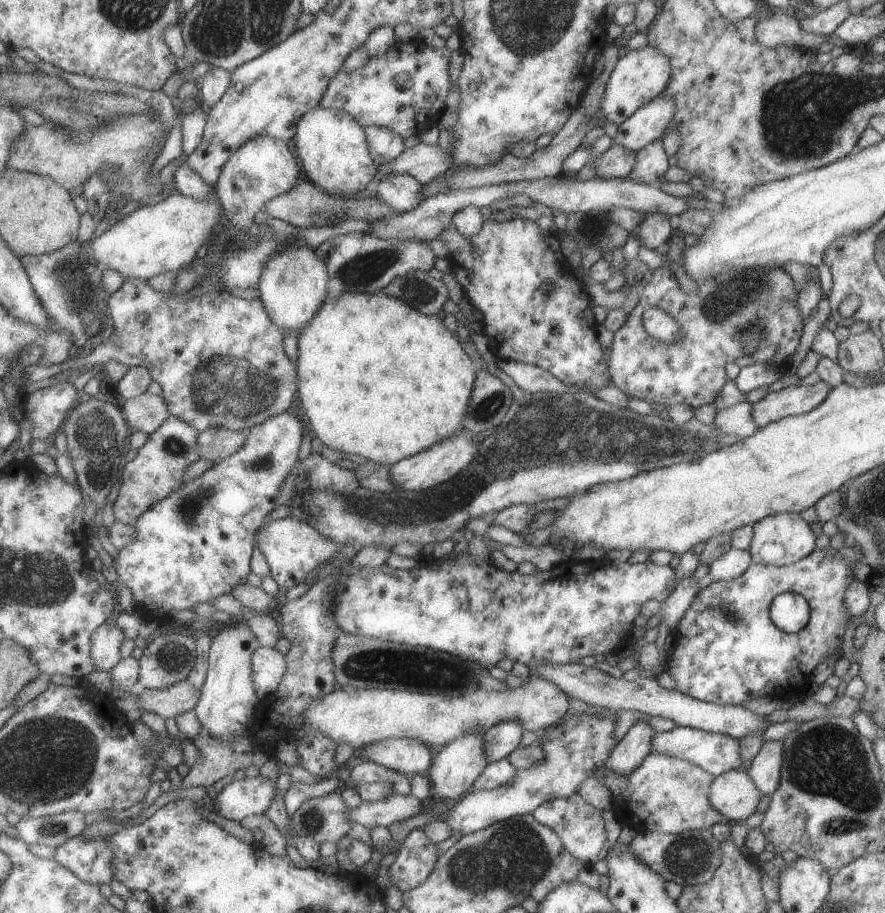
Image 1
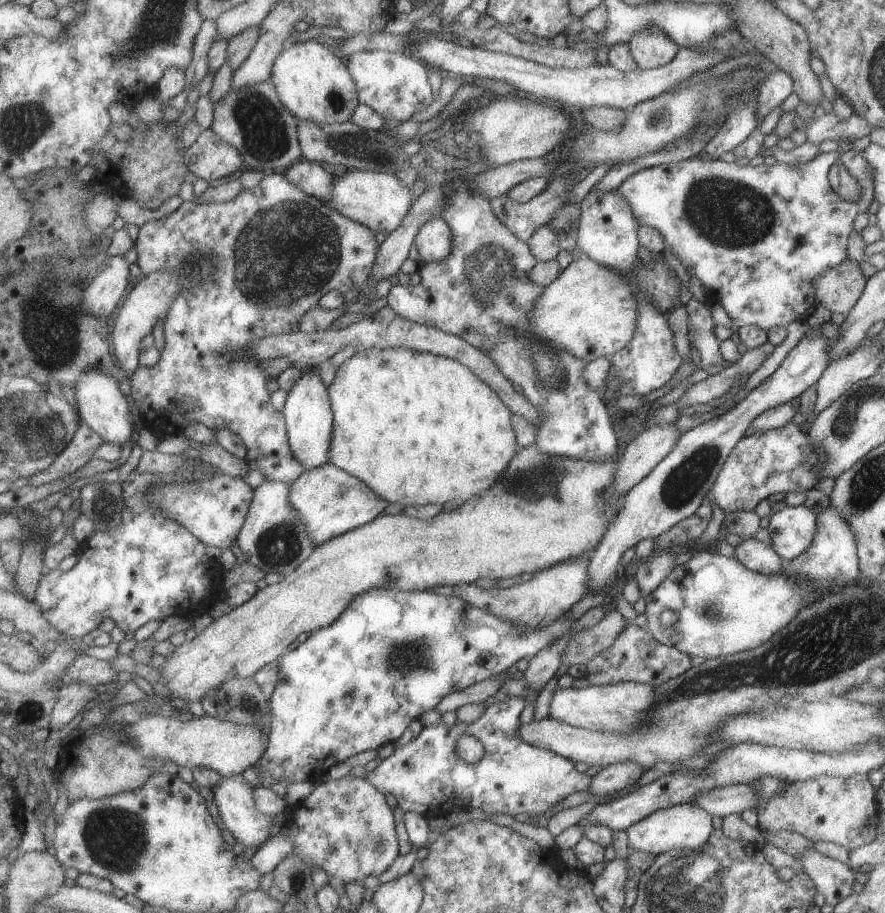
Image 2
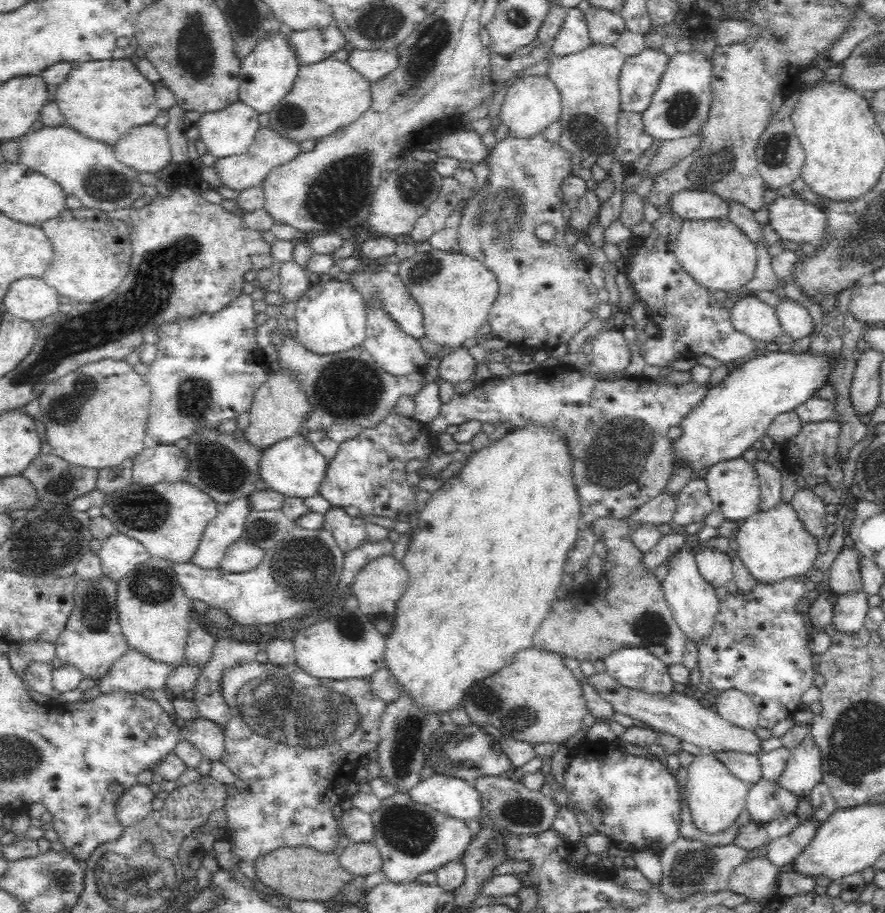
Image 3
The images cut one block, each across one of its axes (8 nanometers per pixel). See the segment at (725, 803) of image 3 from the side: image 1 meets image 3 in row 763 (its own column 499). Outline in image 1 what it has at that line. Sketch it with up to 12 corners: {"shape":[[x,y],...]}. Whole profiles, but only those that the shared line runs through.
{"shape":[[535,676],[461,697],[338,686],[306,722],[365,749],[412,737],[441,749],[519,720],[540,733],[569,698]]}

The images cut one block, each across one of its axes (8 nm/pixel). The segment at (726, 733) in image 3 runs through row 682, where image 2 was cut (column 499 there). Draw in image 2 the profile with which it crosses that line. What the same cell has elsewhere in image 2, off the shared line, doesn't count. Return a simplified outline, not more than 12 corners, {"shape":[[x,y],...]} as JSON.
{"shape":[[592,552],[529,582],[454,594],[523,628],[545,628],[589,592]]}

